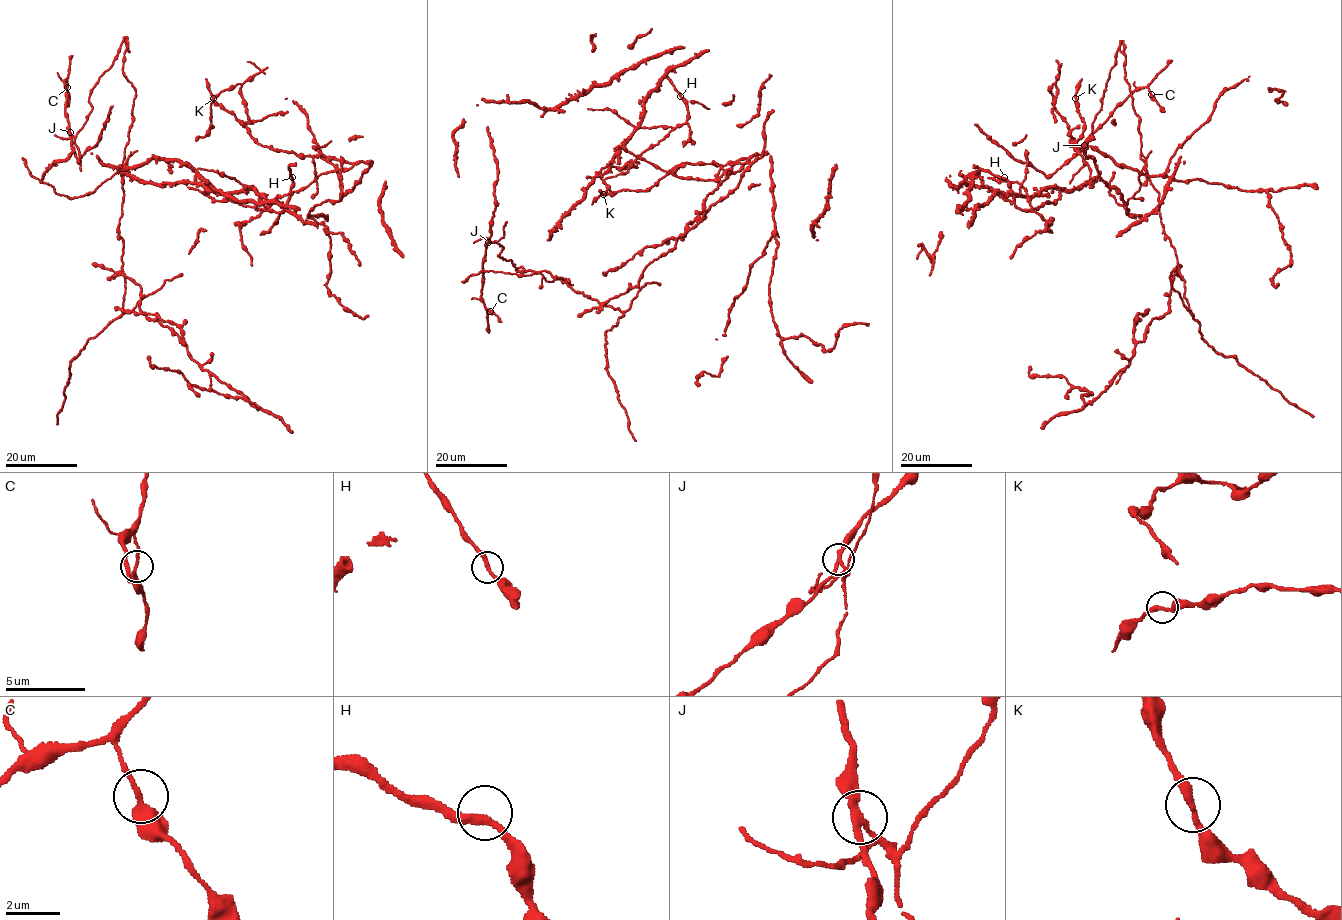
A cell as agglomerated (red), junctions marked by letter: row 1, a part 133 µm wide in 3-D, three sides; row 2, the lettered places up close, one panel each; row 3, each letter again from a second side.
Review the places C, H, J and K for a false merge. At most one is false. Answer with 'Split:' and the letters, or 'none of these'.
Split: J

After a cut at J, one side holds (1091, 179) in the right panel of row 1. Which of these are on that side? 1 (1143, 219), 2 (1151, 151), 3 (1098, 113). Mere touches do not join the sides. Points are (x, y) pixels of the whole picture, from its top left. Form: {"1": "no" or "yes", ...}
{"1": "yes", "2": "no", "3": "no"}

